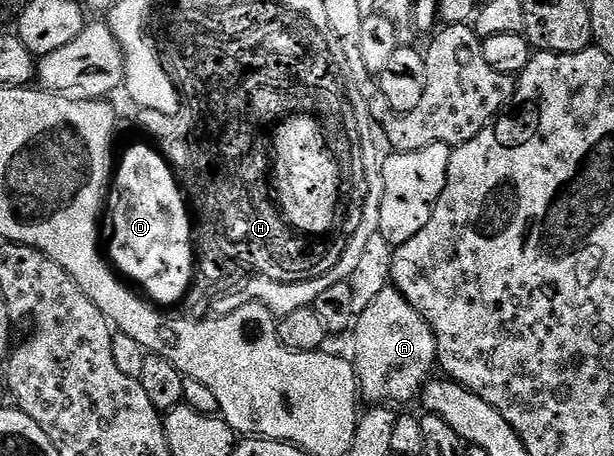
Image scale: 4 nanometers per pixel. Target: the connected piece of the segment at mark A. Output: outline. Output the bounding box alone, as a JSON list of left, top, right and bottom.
[351,287,437,406]

